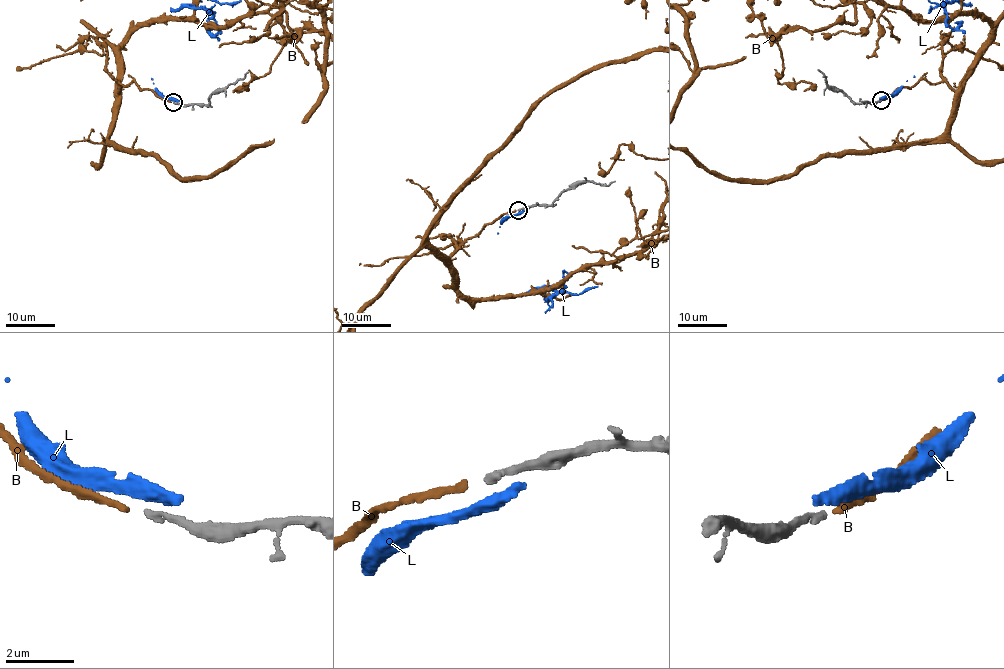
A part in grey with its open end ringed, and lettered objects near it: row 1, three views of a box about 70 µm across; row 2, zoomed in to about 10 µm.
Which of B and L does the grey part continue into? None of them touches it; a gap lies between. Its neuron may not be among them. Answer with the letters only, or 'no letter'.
B

